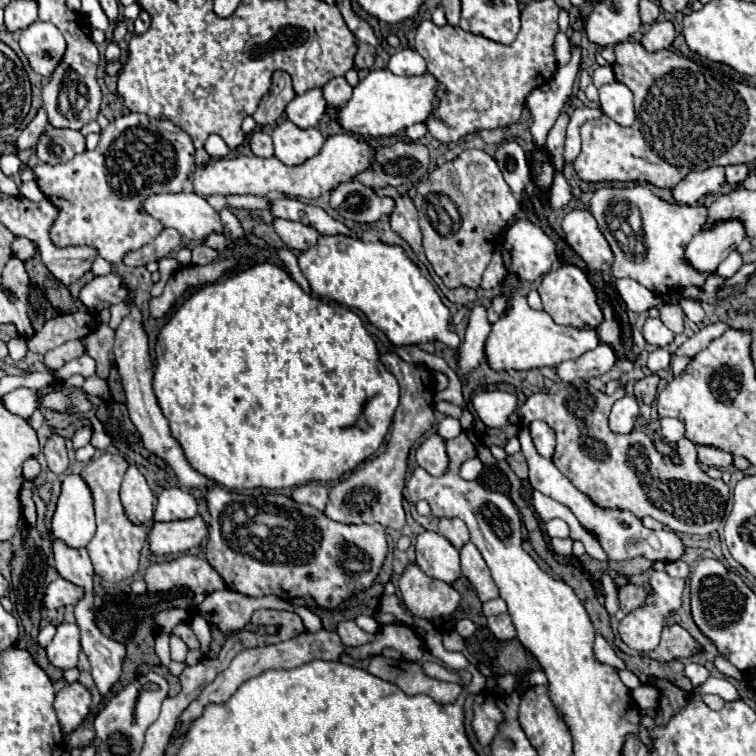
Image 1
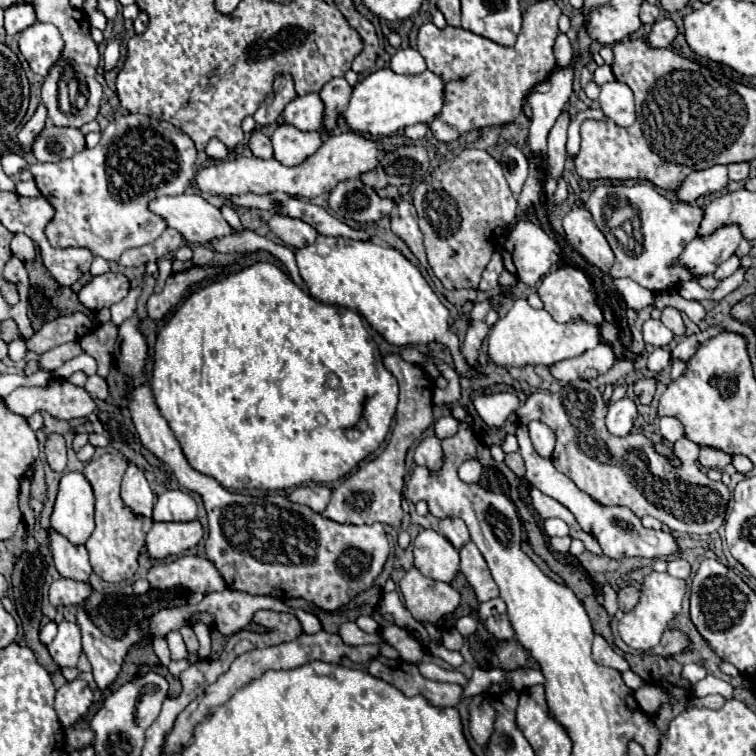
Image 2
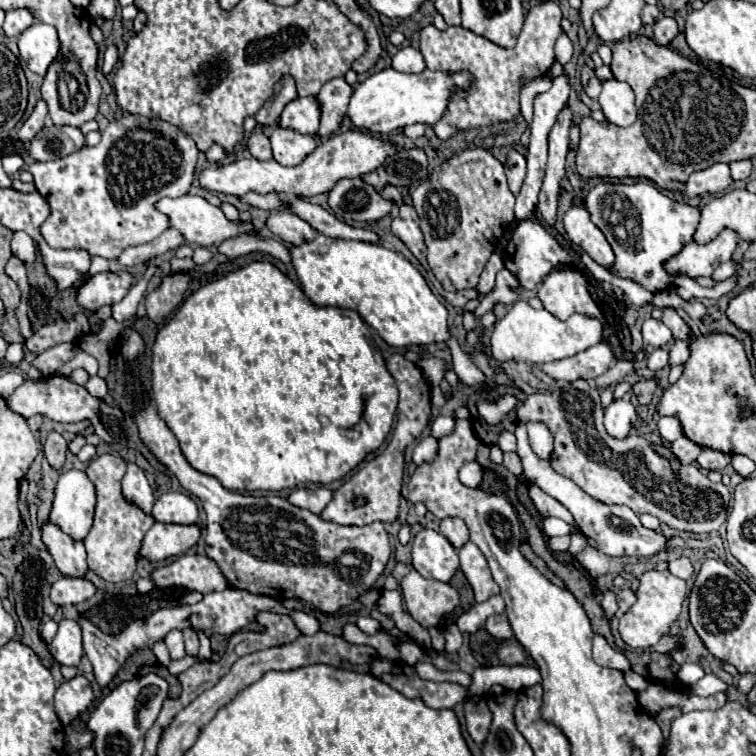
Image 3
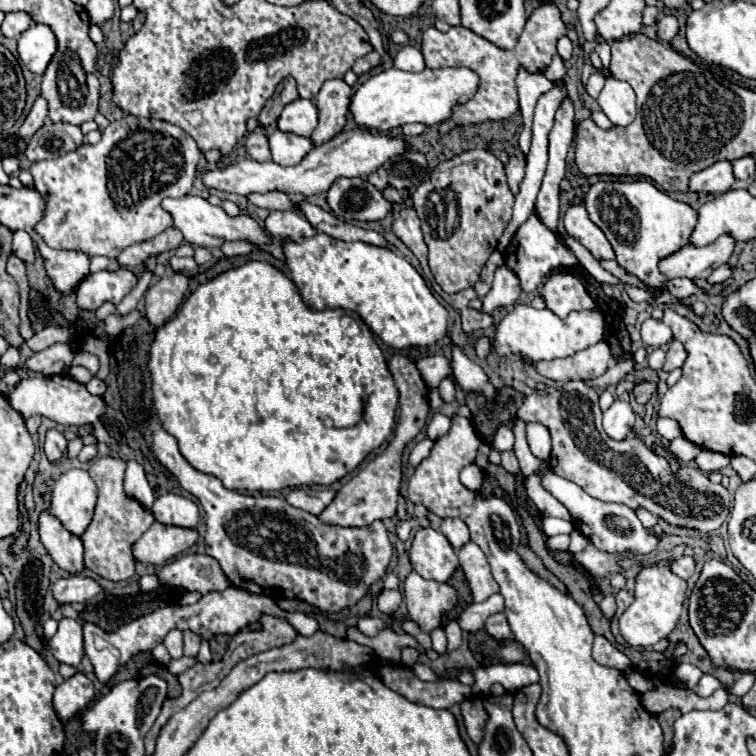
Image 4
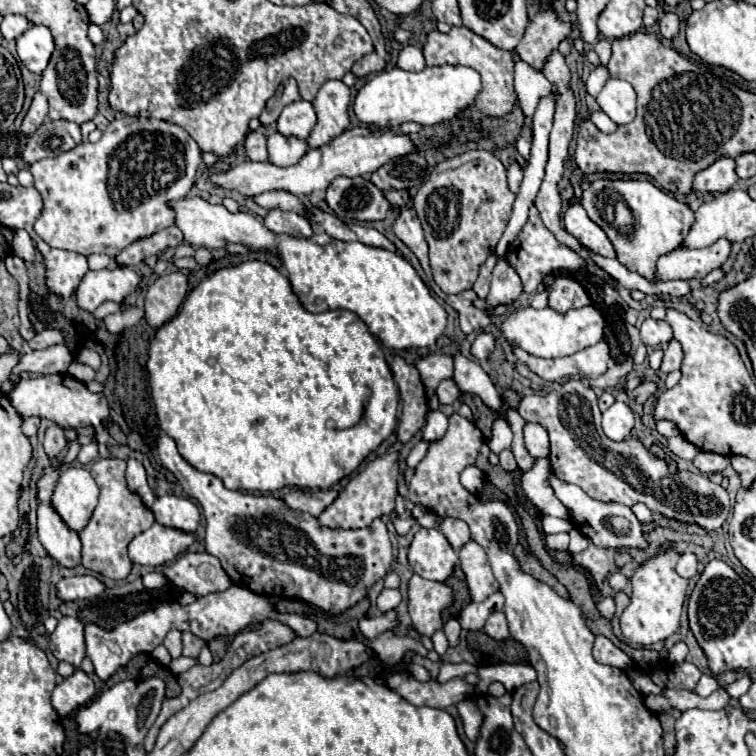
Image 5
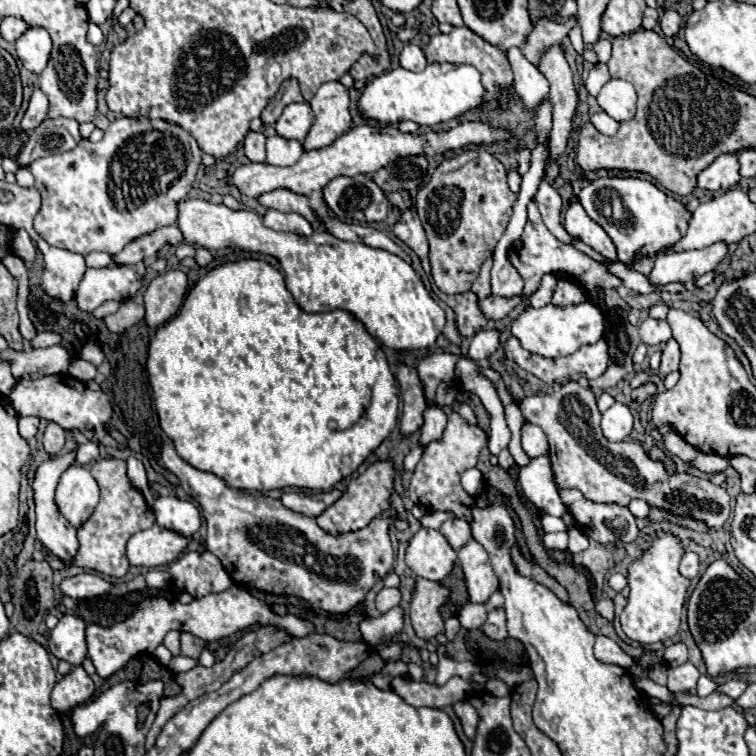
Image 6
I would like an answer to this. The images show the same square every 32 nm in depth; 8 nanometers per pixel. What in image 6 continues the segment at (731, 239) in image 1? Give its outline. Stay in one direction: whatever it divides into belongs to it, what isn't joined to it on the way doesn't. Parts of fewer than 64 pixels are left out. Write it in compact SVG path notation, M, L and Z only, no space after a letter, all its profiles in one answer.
M718 242L702 250L660 254L652 266L652 272L648 274L648 282L654 286L664 286L670 282L688 282L696 276L712 272L726 256L726 252L726 244Z

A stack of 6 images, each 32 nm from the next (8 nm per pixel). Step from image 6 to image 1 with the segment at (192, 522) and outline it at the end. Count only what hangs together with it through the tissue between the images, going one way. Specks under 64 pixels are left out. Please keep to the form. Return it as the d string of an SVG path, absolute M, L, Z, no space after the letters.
M166 488L158 496L154 520L170 522L170 520L188 520L192 516L196 516L196 500L188 490Z

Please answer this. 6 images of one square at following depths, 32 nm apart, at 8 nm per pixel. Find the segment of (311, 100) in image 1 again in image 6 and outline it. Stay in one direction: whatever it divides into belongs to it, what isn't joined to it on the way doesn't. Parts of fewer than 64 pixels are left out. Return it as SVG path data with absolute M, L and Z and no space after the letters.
M308 102L288 104L276 122L276 134L286 140L304 140L312 124L312 110Z

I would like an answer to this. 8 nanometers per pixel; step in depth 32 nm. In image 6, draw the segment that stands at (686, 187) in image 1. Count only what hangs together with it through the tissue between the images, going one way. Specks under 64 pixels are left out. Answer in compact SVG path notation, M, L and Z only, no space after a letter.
M720 154L706 170L698 174L698 188L706 190L730 190L740 180L738 154Z

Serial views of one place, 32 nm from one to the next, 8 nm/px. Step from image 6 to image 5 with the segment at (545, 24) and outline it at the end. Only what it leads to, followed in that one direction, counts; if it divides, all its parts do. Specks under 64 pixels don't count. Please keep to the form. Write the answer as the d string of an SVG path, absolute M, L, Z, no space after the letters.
M542 10L530 20L530 26L516 50L524 62L540 70L548 54L558 48L564 38L568 38L570 30L572 24L558 20L554 10Z

